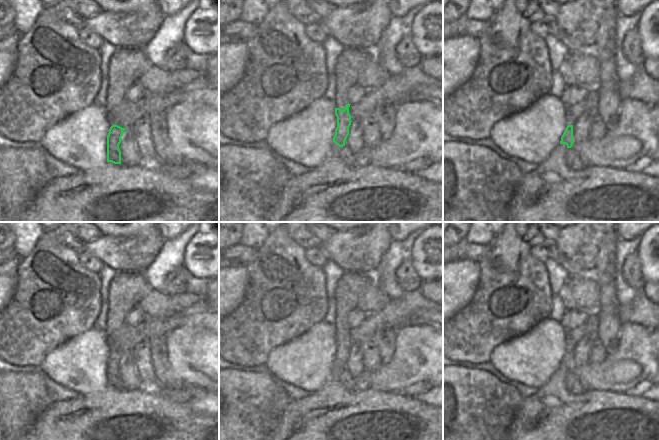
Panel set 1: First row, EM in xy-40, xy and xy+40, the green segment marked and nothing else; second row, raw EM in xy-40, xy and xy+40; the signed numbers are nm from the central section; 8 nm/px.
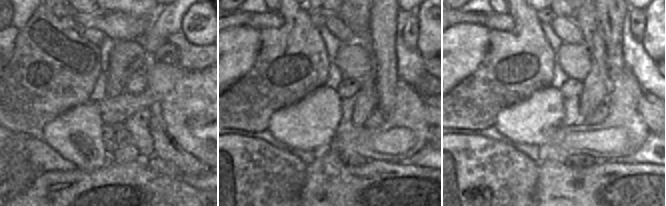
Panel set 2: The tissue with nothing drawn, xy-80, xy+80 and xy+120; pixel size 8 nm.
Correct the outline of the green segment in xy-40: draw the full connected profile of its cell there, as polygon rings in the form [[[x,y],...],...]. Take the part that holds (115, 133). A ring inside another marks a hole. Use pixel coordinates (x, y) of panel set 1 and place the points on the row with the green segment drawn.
[[[116,124],[110,127],[107,135],[107,162],[121,164],[121,151],[119,145],[125,129],[126,128],[122,128]]]

